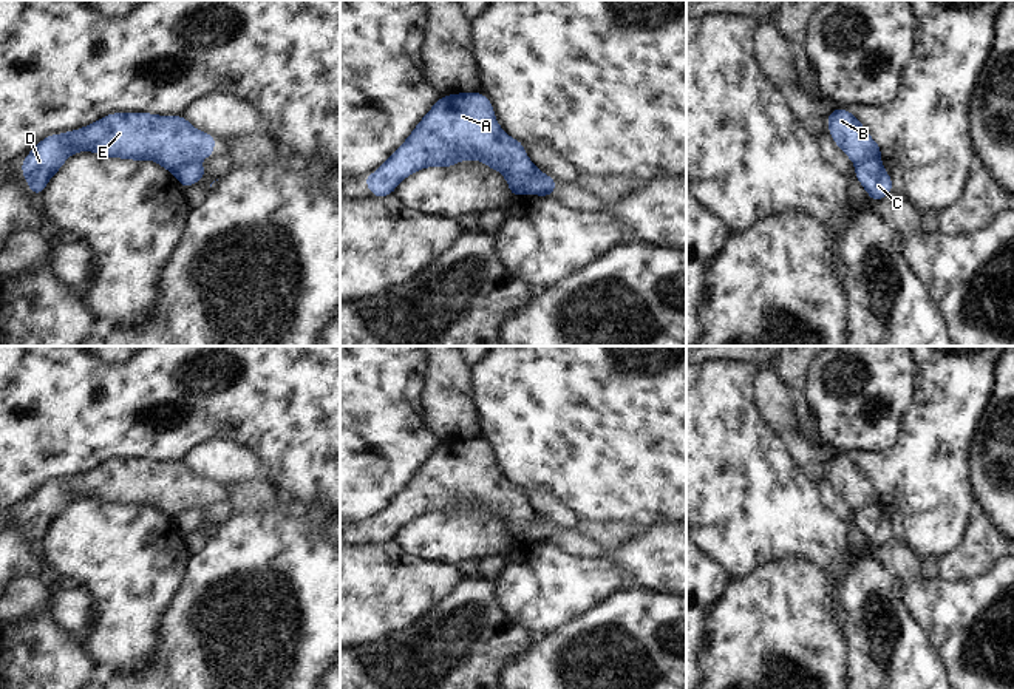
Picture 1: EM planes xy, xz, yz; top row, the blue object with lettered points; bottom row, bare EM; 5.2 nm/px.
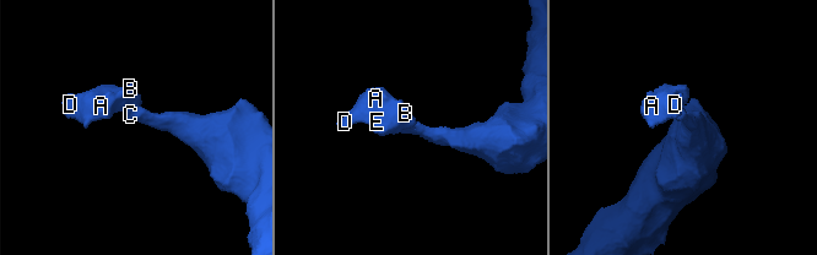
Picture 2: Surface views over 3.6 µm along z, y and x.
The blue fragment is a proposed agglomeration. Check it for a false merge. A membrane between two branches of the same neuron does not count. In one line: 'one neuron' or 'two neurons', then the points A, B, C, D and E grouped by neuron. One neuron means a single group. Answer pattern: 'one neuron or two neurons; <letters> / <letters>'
two neurons; A B D E / C

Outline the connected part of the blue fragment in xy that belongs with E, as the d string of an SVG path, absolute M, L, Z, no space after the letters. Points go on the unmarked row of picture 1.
M110 459L83 474L43 484L20 514L31 541L42 541L48 527L77 497L131 507L150 505L175 519L215 497L215 482L196 476L184 462Z

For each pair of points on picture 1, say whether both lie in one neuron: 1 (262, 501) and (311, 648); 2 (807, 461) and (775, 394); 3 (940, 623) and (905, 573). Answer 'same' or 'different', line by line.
1: different
2: same
3: different

